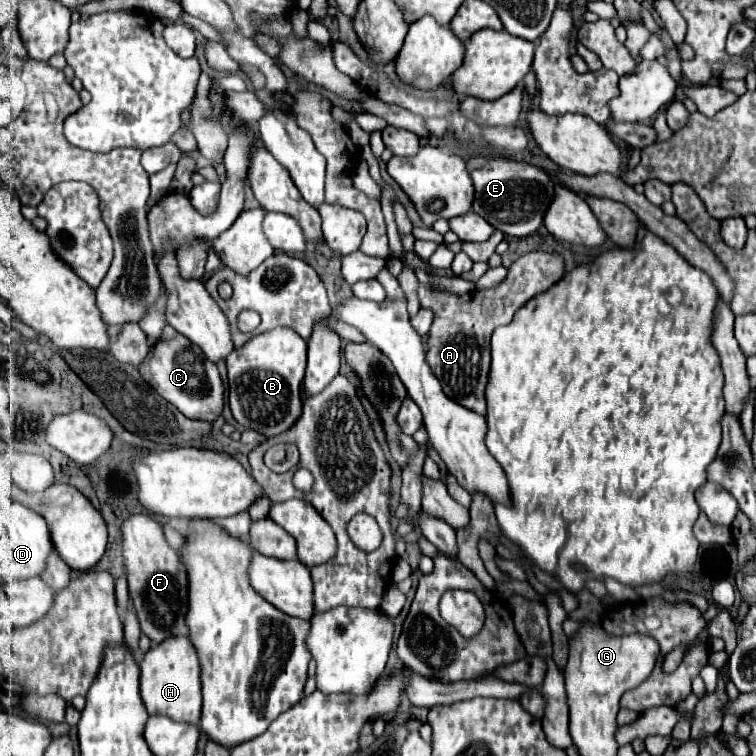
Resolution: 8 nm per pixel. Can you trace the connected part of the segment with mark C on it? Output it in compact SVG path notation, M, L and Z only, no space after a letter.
M165 327L161 339L151 347L149 355L139 365L141 377L171 405L175 405L185 417L215 421L223 411L223 383L217 371L217 365L207 361L203 351L193 345L185 335L173 331L173 327Z

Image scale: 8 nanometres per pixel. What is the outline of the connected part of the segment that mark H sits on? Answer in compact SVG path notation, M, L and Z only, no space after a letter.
M173 637L165 639L165 643L153 645L143 661L141 667L141 699L149 715L165 715L173 721L199 725L199 701L201 701L201 669L199 659L193 651L193 645L187 637Z

